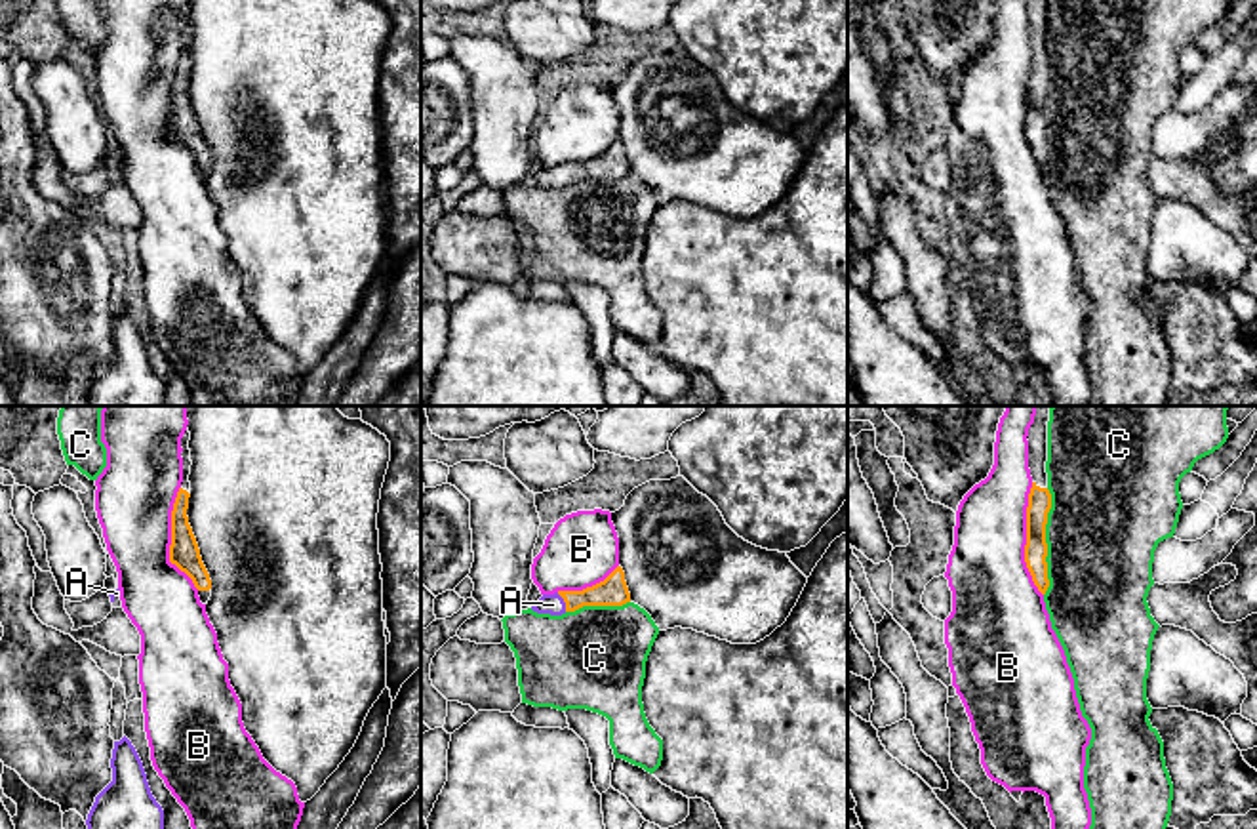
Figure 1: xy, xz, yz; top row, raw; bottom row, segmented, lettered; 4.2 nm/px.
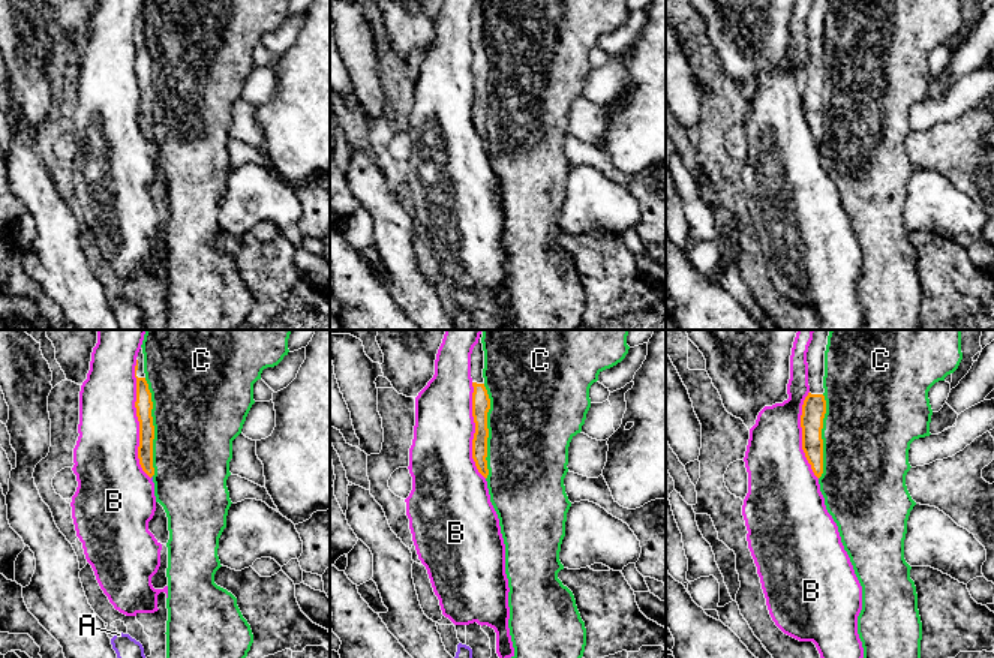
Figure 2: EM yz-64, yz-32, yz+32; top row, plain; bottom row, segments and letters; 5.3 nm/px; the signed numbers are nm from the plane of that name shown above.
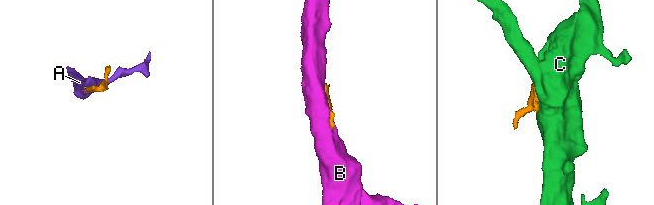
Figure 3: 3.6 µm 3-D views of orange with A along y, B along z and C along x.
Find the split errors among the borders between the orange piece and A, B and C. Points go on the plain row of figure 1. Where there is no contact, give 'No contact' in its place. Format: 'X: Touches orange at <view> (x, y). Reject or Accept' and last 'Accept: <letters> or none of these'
A: Touches orange at xz (564, 174). Accept
B: Touches orange at yz (1027, 113). Reject
C: Touches orange at yz (1044, 115). Reject
Accept: A

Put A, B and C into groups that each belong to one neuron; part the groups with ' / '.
A / B / C

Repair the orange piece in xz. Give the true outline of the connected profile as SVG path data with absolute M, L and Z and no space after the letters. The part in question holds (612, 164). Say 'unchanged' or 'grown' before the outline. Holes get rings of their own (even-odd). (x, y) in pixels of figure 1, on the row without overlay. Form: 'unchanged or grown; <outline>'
grown; M617 139L604 154L583 164L543 168L533 175L531 183L537 187L562 189L583 179L623 179L627 175L630 175L630 166L625 154L625 145Z

